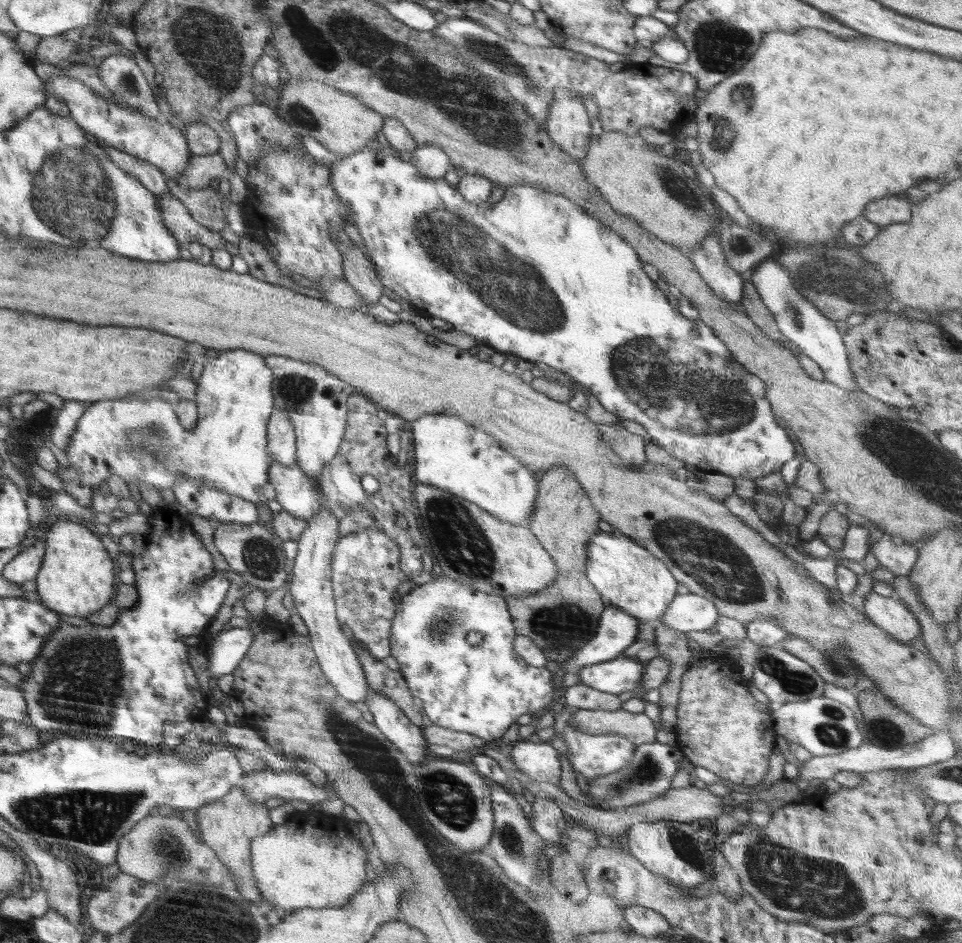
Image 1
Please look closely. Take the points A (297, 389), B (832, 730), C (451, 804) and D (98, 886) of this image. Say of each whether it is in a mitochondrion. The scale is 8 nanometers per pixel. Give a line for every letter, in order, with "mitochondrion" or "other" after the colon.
A: mitochondrion
B: mitochondrion
C: mitochondrion
D: other

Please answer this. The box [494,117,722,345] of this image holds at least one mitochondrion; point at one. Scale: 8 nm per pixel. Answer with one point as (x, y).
(673, 183)

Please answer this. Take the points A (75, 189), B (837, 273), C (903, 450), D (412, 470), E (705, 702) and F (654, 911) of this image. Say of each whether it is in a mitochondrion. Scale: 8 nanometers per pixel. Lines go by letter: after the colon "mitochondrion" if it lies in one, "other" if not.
A: mitochondrion
B: mitochondrion
C: mitochondrion
D: other
E: other
F: other

